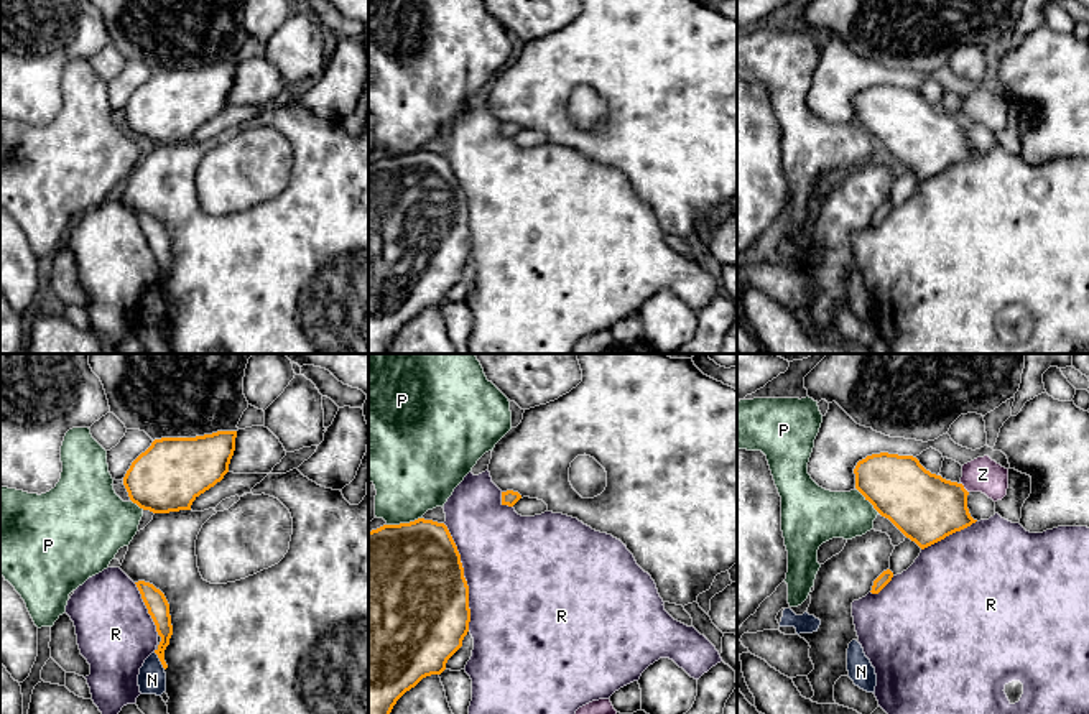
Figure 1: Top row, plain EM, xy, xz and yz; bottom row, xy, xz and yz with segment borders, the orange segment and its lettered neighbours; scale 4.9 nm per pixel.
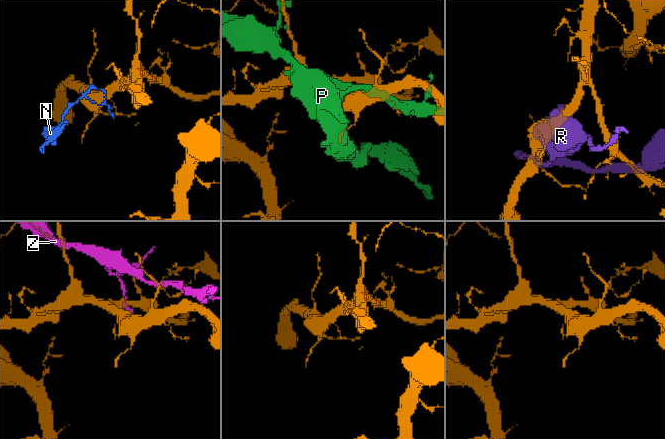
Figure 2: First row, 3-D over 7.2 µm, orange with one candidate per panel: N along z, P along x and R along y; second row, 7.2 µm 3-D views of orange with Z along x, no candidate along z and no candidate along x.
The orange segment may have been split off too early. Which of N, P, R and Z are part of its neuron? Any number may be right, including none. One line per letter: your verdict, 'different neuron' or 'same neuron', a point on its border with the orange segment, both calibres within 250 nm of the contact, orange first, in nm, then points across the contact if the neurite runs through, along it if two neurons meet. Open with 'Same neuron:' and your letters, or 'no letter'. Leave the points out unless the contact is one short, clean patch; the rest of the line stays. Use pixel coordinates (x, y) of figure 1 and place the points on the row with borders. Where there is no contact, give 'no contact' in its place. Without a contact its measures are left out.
Same neuron: no letter
N: different neuron | xy (160, 660) | 100/140 nm | along xy (153, 652), (165, 668)
P: different neuron | xz (403, 523) | 500/380 nm
R: different neuron | xz (464, 578) | 500/480 nm
Z: different neuron | yz (963, 487) | 340/170 nm

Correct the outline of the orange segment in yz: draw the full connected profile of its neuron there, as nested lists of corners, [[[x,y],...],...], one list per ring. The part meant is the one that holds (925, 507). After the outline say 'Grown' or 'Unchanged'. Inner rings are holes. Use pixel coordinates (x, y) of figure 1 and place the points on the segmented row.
[[[872,454],[857,462],[854,474],[865,500],[921,549],[977,522],[969,513],[964,485],[931,474],[913,456]]]. Unchanged

